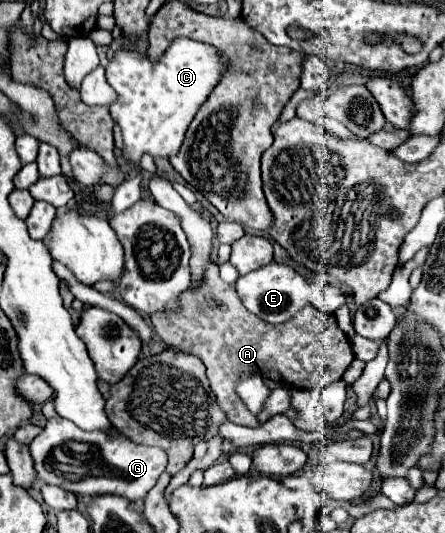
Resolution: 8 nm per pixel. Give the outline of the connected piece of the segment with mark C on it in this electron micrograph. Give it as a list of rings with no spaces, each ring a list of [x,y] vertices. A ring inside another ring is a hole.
[[[177,37],[159,63],[151,63],[137,51],[117,51],[105,71],[109,85],[119,95],[109,113],[123,131],[123,157],[139,163],[143,153],[165,159],[177,153],[185,127],[189,127],[193,115],[209,97],[225,67],[227,59],[217,49],[185,37]]]

